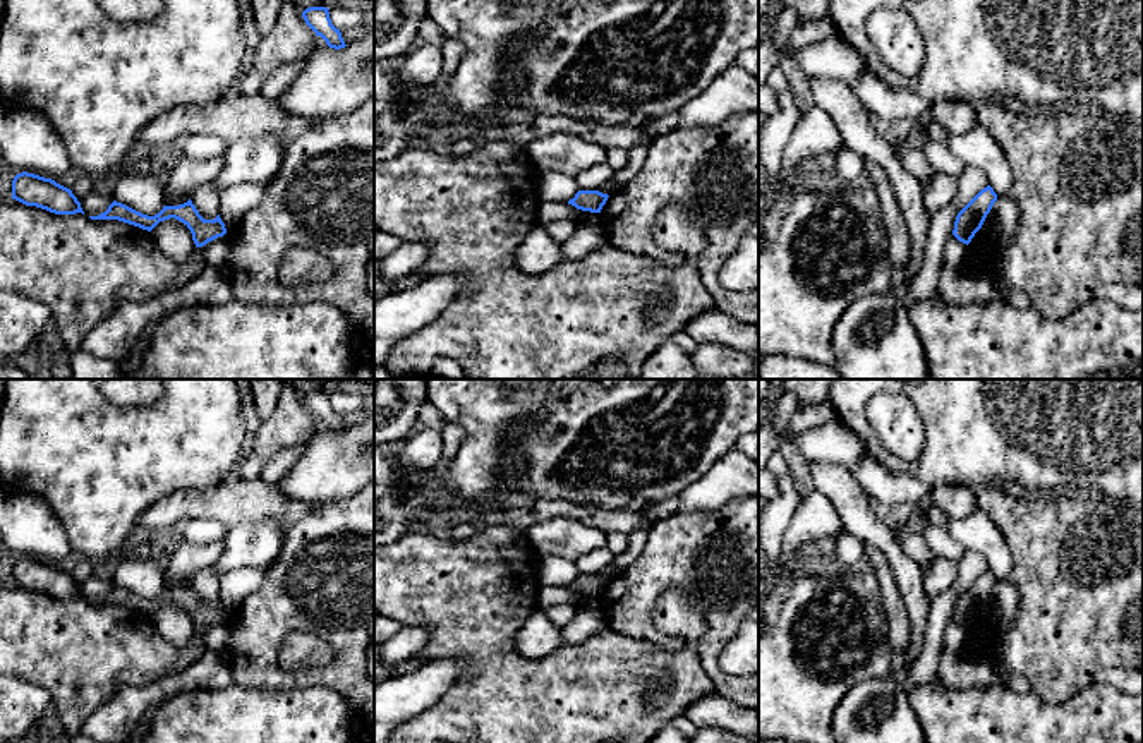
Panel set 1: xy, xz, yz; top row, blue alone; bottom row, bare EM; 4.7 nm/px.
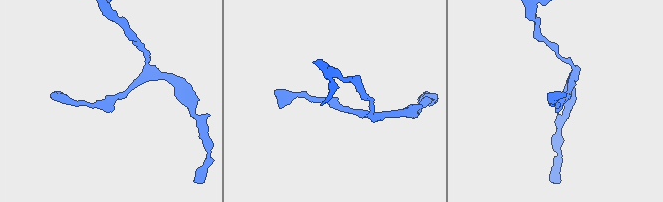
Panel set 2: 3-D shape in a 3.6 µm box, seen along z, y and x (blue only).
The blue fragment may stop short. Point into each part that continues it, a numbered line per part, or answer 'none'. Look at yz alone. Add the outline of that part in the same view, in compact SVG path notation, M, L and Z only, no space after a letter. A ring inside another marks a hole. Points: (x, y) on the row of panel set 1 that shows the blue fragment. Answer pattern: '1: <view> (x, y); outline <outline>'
none

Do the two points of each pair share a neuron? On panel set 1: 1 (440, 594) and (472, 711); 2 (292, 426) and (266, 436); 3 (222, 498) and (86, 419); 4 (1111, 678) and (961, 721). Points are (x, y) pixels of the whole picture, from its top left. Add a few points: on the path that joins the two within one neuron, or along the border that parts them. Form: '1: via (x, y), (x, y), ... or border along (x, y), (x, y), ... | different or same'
1: via (469, 623), (476, 630), (476, 682) | same
2: via (285, 428), (273, 436) | same
3: border along (232, 472), (211, 486), (184, 488), (163, 498) | different
4: border along (1097, 680), (1124, 694) | different

